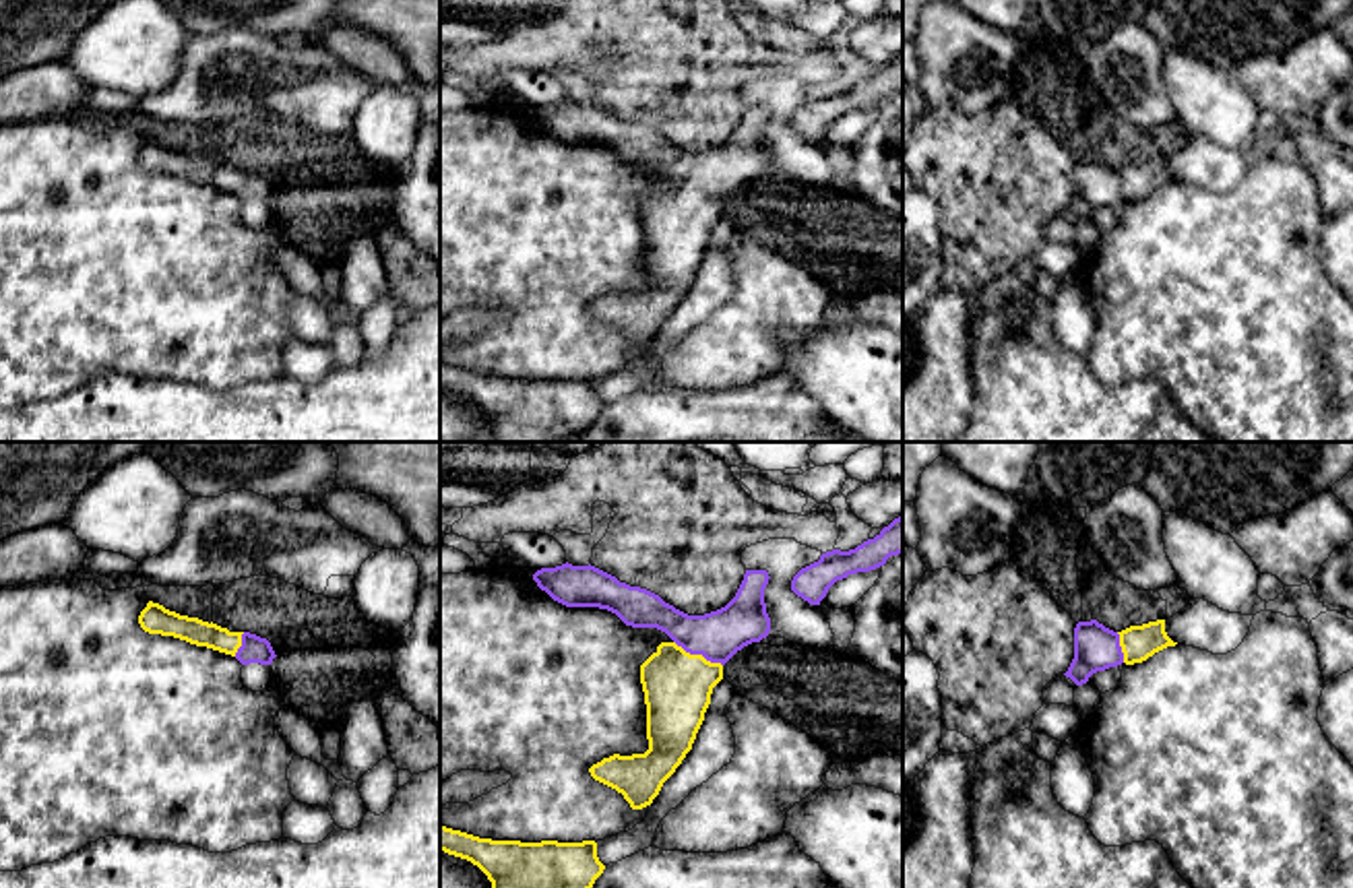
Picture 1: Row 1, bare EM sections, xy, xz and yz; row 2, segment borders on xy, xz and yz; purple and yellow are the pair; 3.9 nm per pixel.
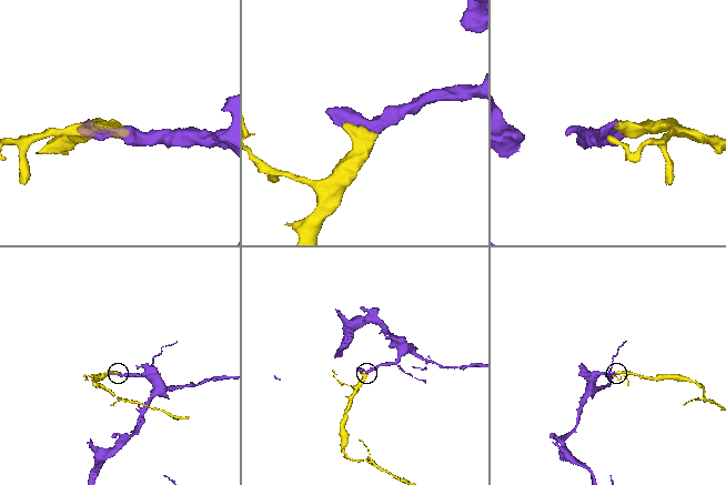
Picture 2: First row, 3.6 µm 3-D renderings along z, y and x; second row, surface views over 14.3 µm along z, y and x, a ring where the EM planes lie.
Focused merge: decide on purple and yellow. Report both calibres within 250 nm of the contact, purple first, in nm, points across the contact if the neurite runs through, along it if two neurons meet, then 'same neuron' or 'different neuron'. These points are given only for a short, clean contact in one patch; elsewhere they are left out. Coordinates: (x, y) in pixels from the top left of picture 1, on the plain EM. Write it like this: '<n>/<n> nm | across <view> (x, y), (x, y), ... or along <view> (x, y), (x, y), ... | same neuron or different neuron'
190/260 nm | same neuron

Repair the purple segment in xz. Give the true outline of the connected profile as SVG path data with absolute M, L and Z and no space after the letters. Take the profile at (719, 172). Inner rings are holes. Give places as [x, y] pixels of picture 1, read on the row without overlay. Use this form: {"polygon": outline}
{"polygon": "M595 103L541 105L533 118L566 145L599 145L626 163L657 165L671 178L640 202L647 242L644 291L613 291L589 306L591 314L618 330L632 347L653 341L663 320L692 287L723 202L744 184L770 169L764 126L766 107L746 107L735 134L721 147L688 153L659 132L620 120Z"}

